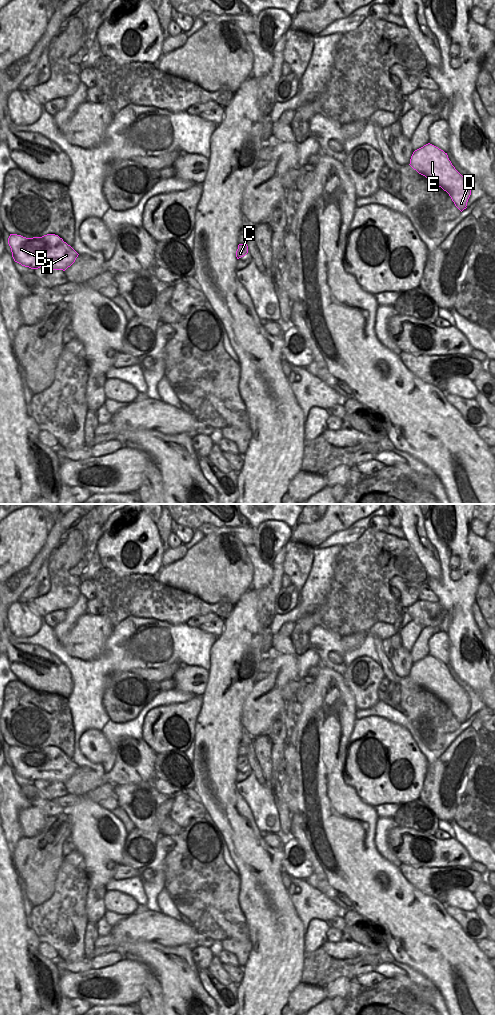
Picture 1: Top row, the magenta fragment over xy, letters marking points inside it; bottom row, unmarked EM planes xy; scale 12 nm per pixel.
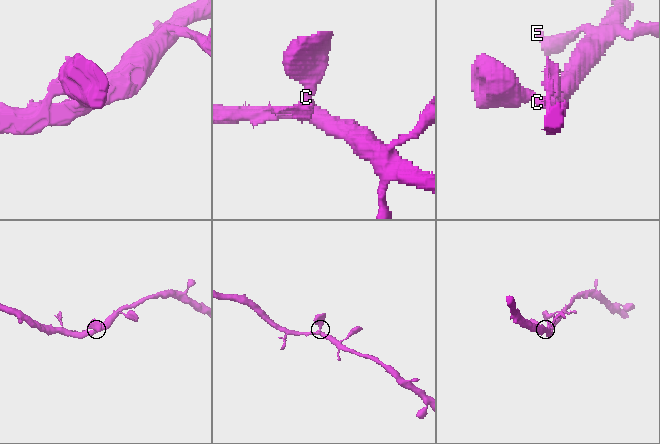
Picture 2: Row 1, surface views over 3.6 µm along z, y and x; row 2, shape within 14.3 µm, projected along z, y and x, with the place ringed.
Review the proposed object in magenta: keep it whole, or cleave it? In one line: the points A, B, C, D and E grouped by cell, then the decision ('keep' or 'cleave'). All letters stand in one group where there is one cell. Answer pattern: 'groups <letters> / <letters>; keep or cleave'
groups A B C D E; keep

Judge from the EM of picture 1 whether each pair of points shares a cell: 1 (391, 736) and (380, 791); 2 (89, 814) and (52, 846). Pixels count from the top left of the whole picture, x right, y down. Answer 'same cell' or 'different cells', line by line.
1: same cell
2: different cells

